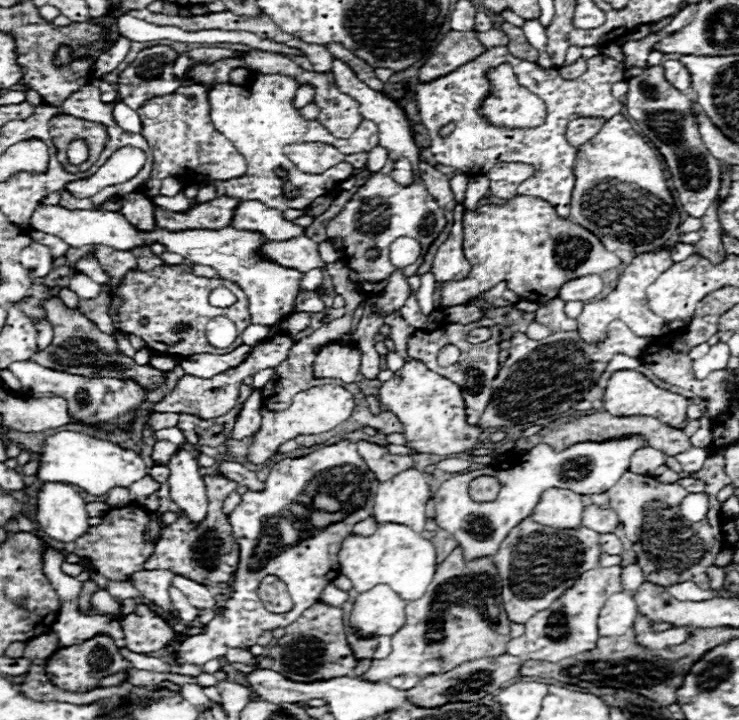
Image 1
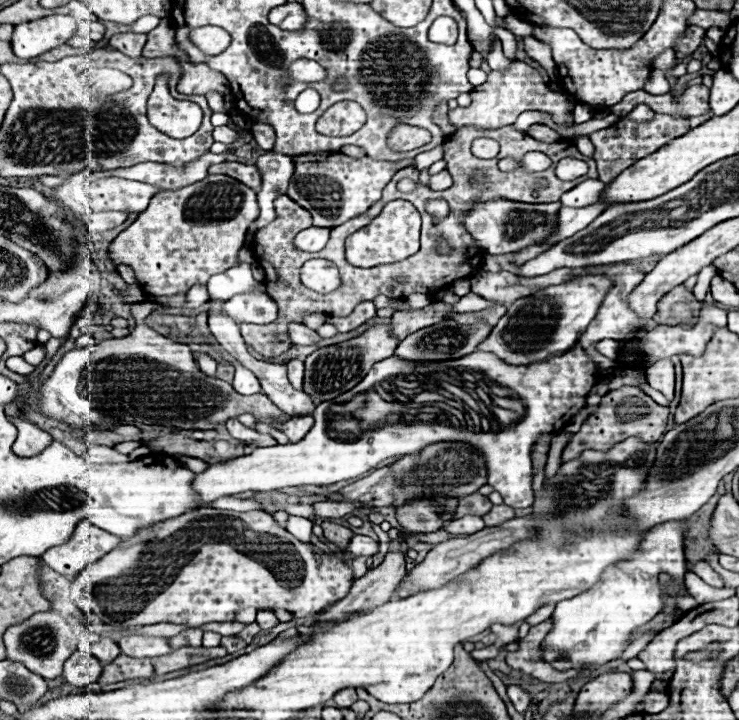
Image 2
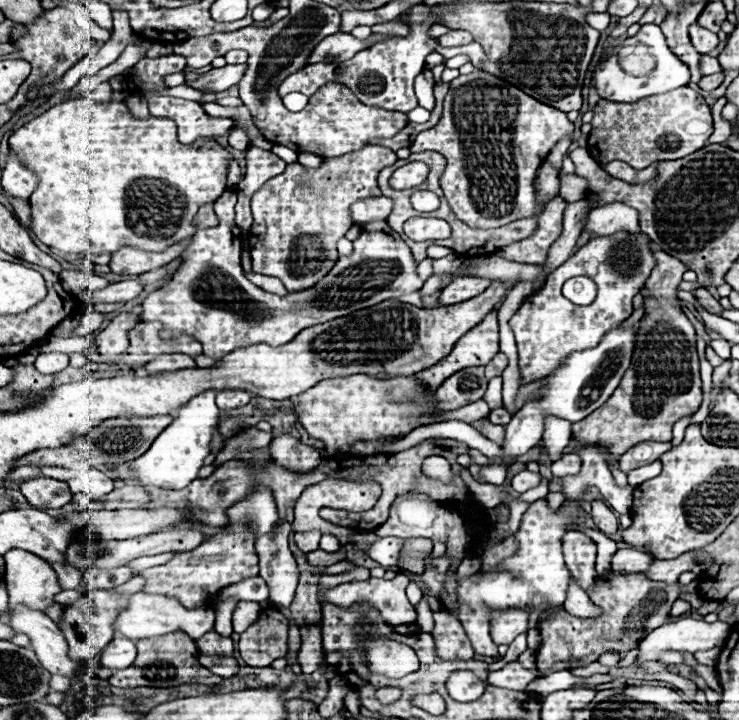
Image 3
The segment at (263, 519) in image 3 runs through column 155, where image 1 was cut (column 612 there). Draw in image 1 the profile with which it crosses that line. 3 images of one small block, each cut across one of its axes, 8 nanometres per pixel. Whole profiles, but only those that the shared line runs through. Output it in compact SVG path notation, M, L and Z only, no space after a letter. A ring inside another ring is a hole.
M620 566L612 568L594 568L588 574L582 574L568 592L564 592L548 610L532 616L526 624L526 630L520 638L512 638L506 646L506 652L522 660L546 660L558 662L574 654L592 650L598 640L598 614L604 606L604 600L620 590Z

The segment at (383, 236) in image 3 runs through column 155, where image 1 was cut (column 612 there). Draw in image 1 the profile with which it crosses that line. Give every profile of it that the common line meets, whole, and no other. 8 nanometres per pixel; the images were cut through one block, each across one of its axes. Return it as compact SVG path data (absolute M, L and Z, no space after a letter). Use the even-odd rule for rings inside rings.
M658 250L658 252L648 252L648 254L636 256L636 258L628 264L628 268L622 272L616 290L612 290L604 300L584 304L582 314L576 318L576 320L578 320L578 332L580 332L580 336L582 336L586 342L598 342L598 340L602 340L602 338L606 336L606 326L608 326L612 320L622 320L622 322L624 322L636 336L640 336L640 338L656 338L656 336L660 336L662 328L666 326L666 320L664 320L662 316L654 314L654 312L648 308L646 288L648 288L650 284L654 284L654 282L658 280L658 276L660 276L662 272L666 272L672 264L674 264L674 262L672 262L668 250Z

